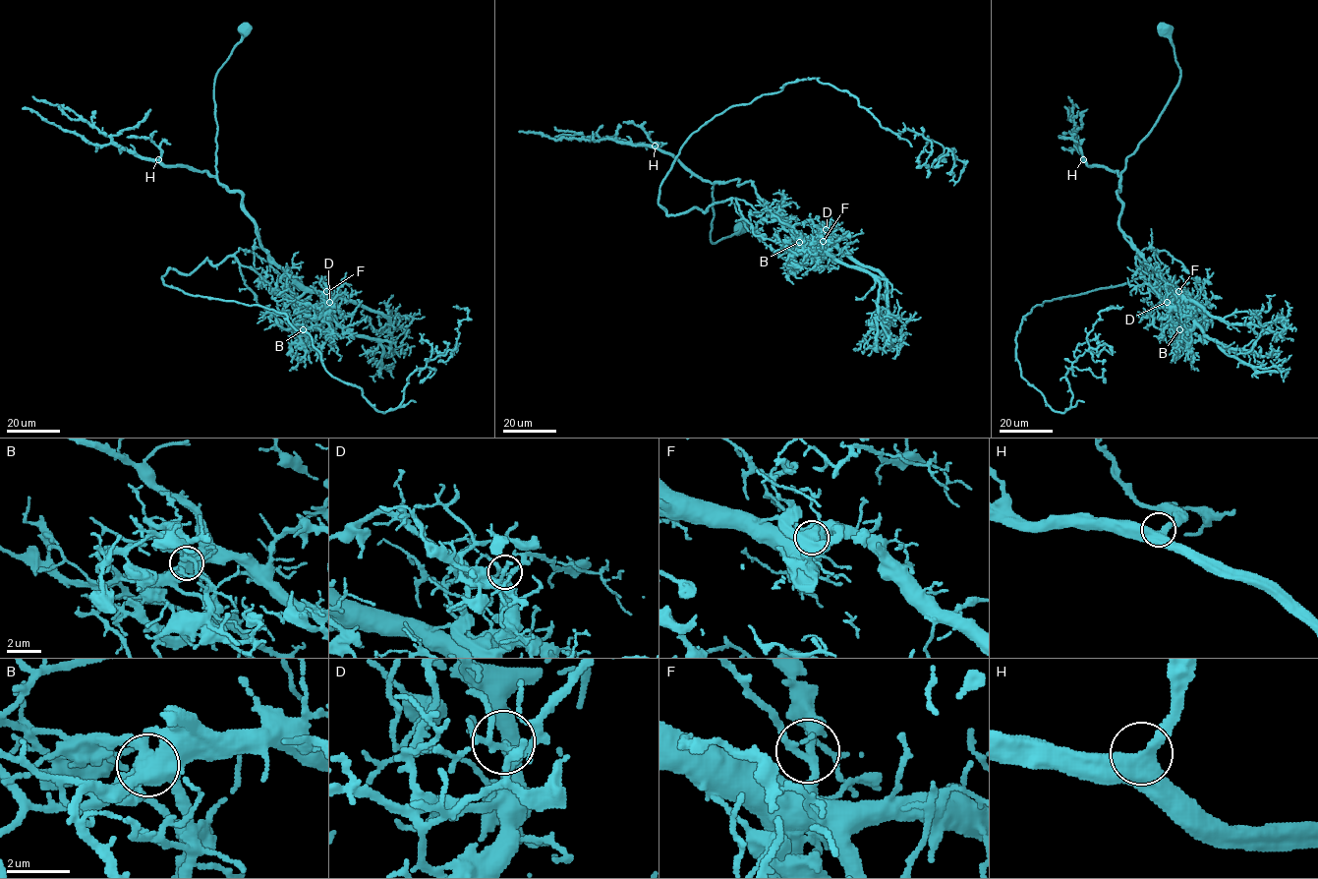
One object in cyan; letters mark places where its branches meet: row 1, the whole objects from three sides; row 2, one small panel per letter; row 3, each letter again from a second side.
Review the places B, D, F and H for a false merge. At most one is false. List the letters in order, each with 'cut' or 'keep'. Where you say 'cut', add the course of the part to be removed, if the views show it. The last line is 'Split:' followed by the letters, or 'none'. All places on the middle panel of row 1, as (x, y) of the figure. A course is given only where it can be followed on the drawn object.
B: cut; course (799, 242), (756, 236), (735, 199), (668, 215), (683, 143), (817, 79), (954, 148), (954, 172)
D: keep
F: keep
H: keep
Split: B

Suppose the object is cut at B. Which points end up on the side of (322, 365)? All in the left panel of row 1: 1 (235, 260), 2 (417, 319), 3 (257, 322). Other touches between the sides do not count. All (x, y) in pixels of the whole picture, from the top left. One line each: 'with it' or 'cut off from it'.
1: with it
2: cut off from it
3: cut off from it

